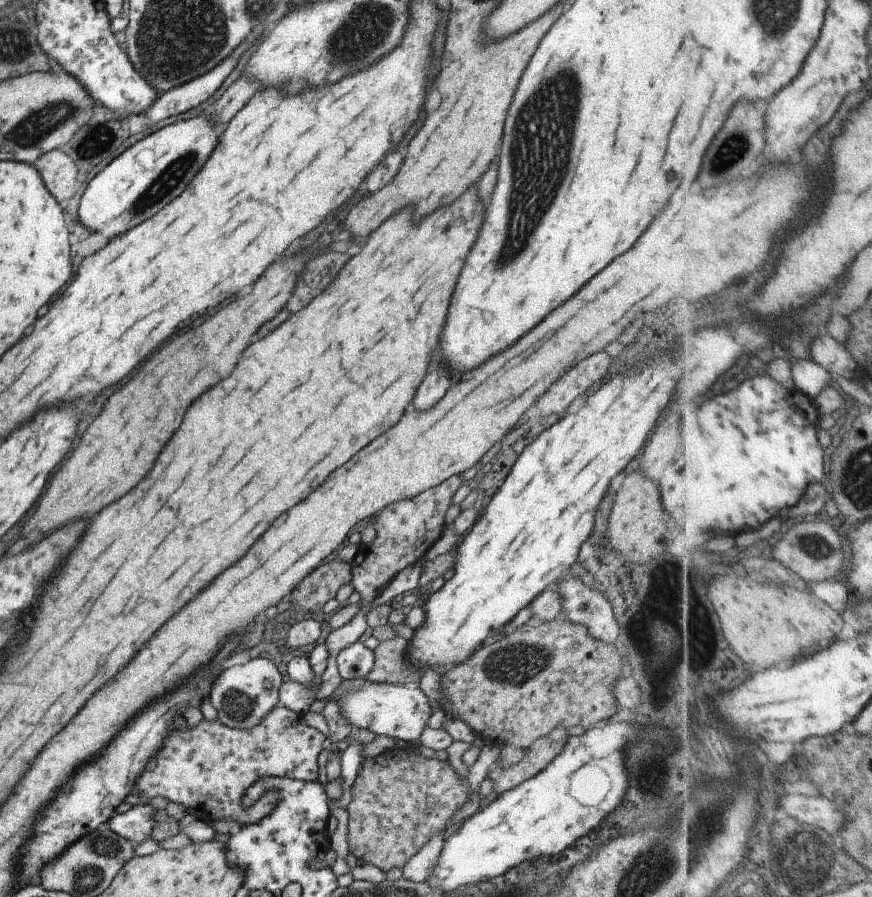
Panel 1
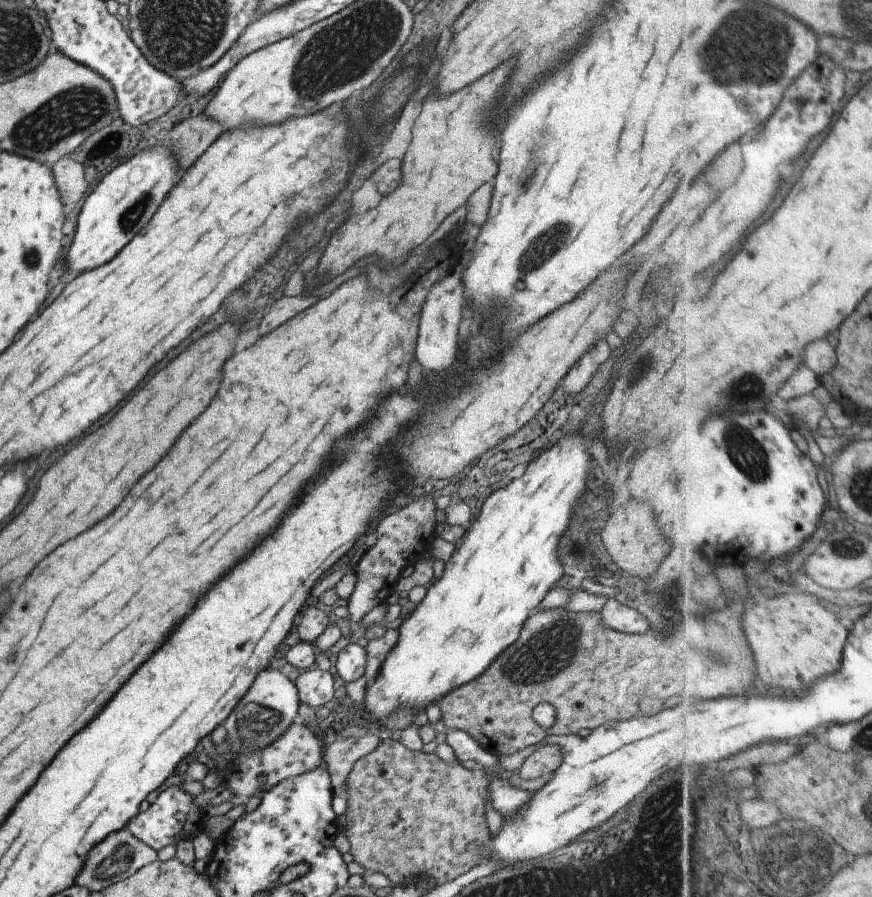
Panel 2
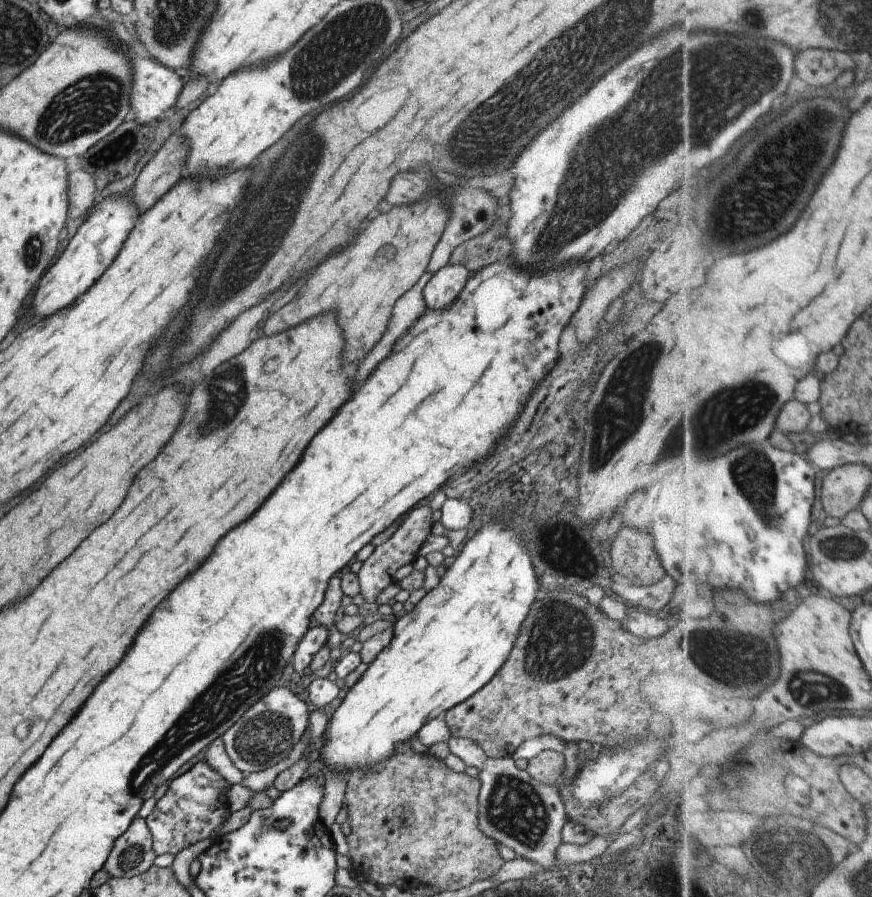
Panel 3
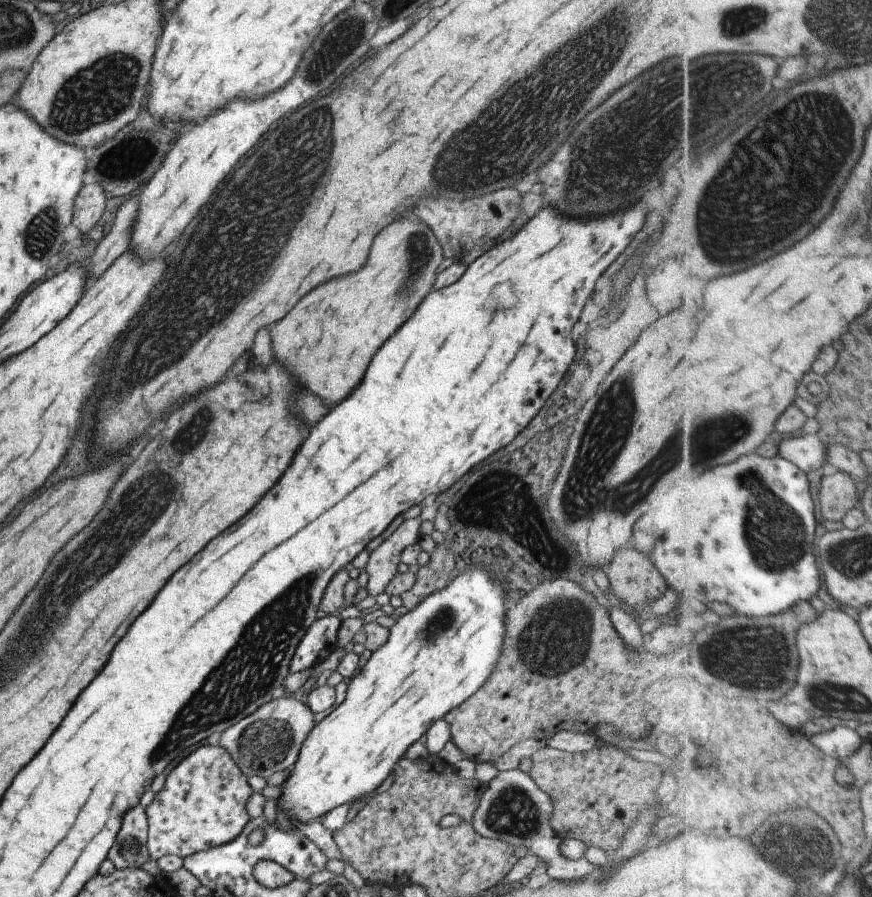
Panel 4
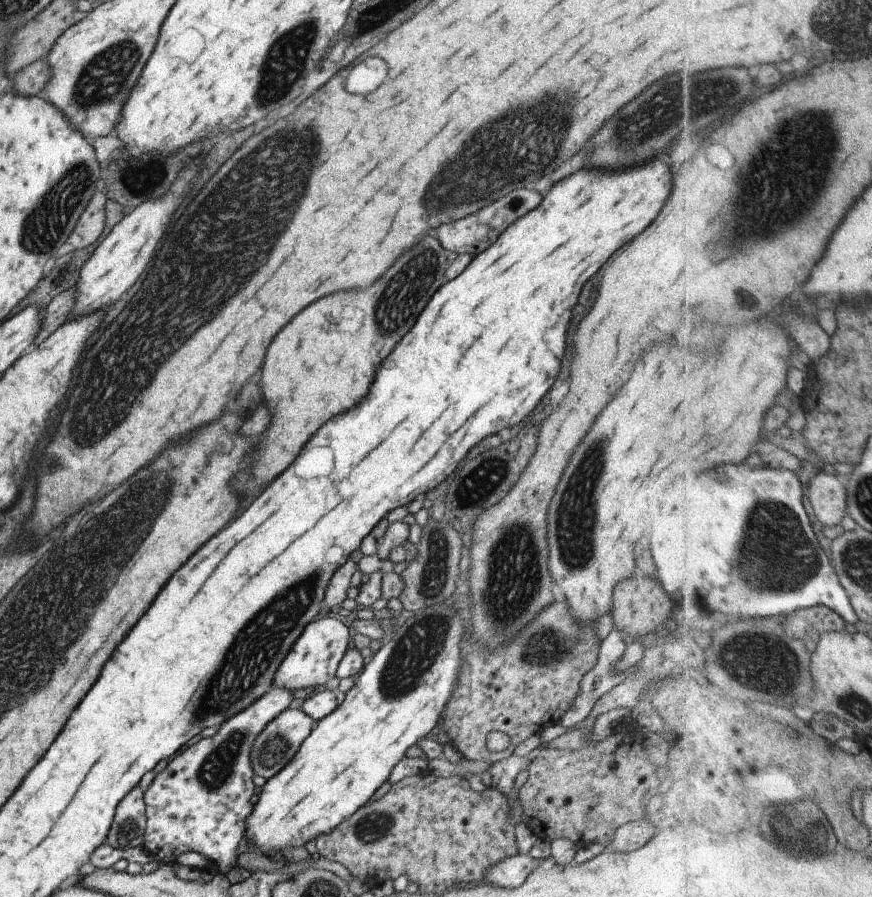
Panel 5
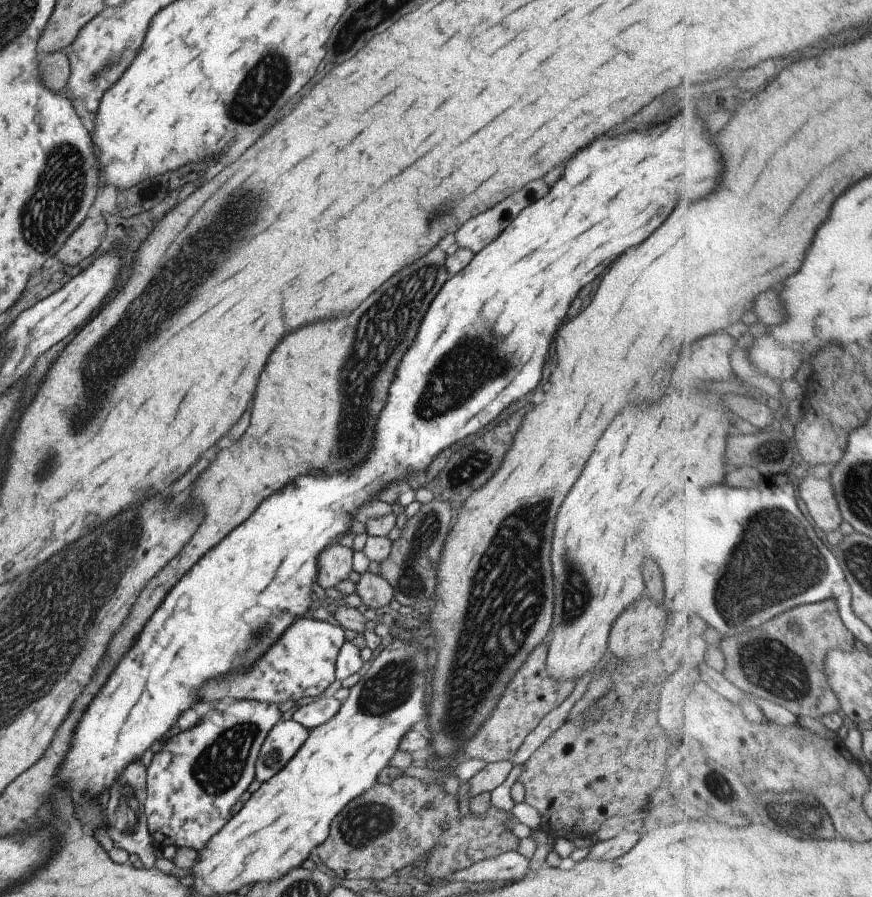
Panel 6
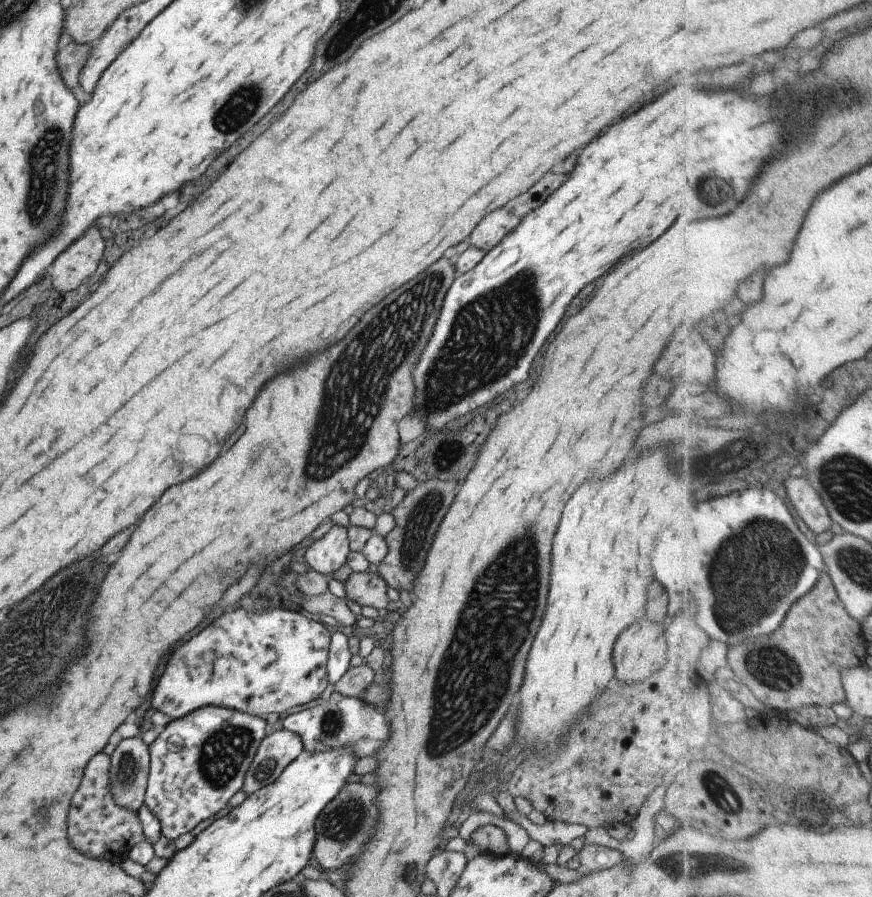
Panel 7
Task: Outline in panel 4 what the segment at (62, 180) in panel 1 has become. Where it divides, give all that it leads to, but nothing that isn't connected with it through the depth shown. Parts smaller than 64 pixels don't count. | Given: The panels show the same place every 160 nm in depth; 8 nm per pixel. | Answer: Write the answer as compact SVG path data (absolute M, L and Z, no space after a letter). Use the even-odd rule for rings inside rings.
M99 183L85 184L77 194L71 223L80 232L90 232L102 218L107 199Z

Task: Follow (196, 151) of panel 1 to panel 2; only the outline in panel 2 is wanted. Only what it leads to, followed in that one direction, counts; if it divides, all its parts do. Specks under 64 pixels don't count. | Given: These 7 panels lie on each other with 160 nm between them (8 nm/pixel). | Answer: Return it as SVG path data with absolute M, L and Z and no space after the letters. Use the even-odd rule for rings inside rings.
M160 142L150 151L141 152L104 176L82 204L74 239L65 256L68 268L81 275L86 270L94 270L110 262L110 258L114 258L114 254L118 254L118 250L122 250L130 238L146 226L181 176L177 159L165 142Z

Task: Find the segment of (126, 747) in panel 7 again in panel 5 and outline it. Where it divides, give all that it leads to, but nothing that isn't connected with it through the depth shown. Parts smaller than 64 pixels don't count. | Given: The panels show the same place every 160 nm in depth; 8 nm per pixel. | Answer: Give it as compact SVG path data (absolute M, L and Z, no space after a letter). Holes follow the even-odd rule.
M136 785L118 804L114 824L105 842L117 849L126 850L142 846L146 830L145 800L140 785Z

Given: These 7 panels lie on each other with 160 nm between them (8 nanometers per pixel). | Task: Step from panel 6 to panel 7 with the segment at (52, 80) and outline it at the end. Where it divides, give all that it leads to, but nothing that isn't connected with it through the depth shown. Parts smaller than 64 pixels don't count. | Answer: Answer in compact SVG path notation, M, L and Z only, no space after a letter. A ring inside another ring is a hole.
M62 42L56 54L56 66L60 68L60 78L67 88L79 86L78 76L82 66L86 64L86 58L90 56L92 44L76 44L76 42Z

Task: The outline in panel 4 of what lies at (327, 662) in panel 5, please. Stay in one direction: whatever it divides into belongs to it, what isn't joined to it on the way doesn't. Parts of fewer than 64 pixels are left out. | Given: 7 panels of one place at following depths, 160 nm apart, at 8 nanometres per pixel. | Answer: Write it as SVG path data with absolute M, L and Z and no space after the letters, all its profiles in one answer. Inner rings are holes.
M336 614L316 619L305 632L292 657L289 674L295 675L314 668L339 646L338 631L341 618Z

